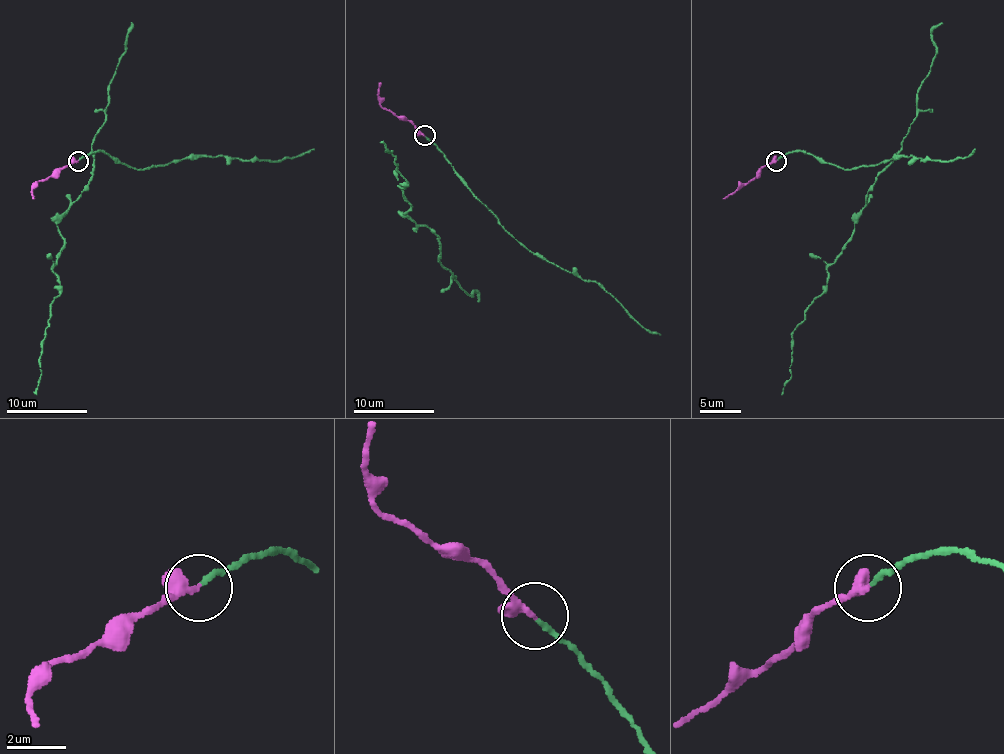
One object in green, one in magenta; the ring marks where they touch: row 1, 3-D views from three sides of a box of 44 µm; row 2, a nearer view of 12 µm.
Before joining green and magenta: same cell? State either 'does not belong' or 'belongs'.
belongs

